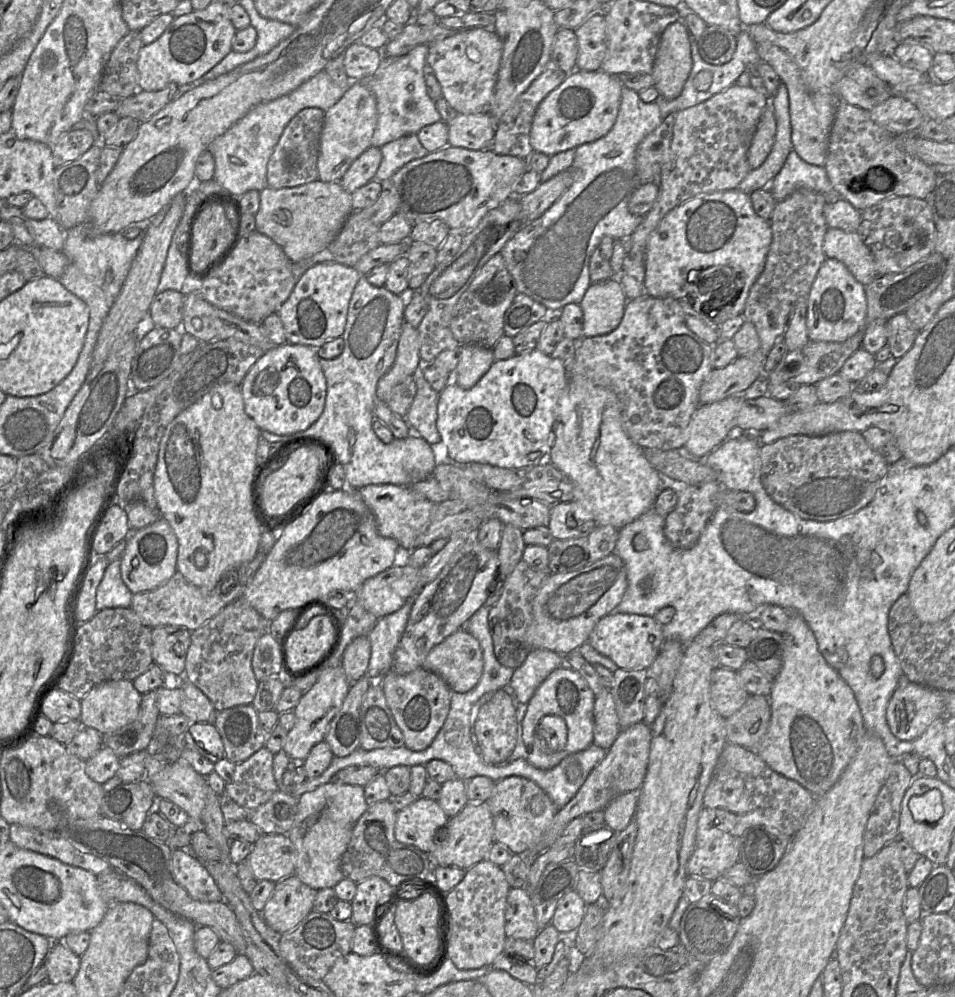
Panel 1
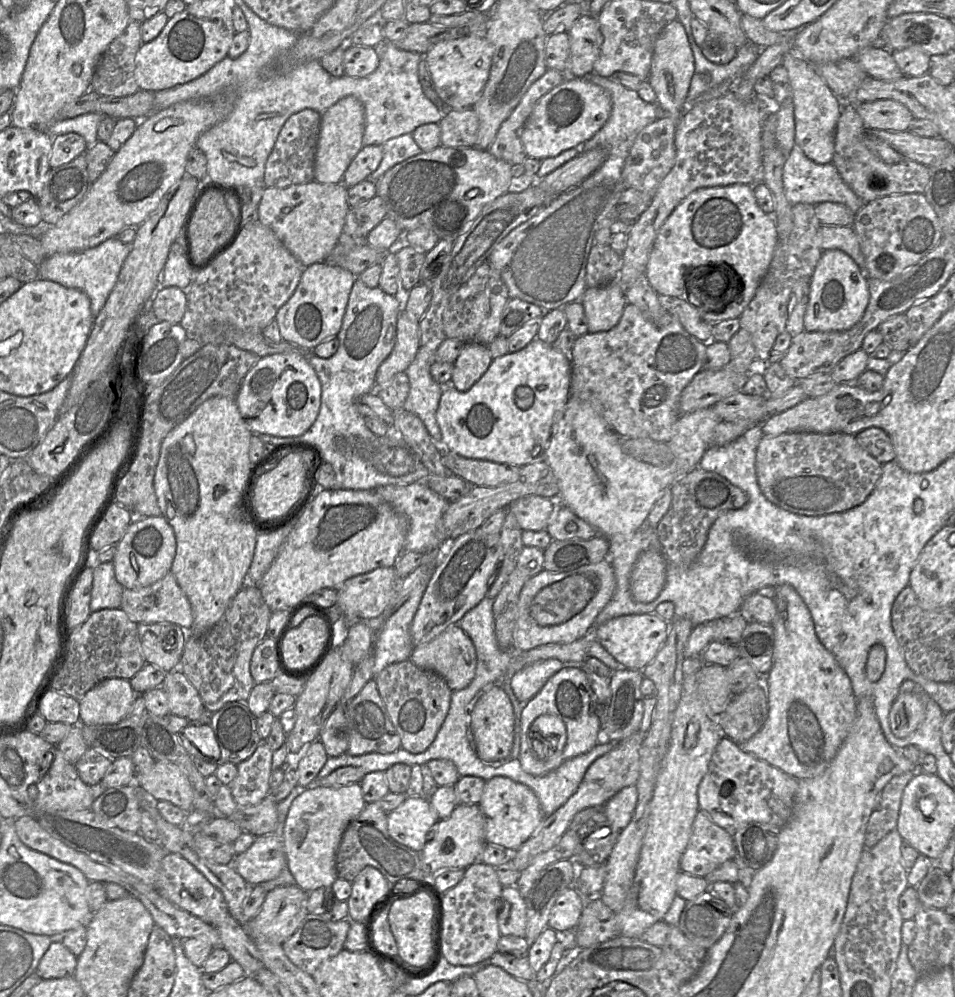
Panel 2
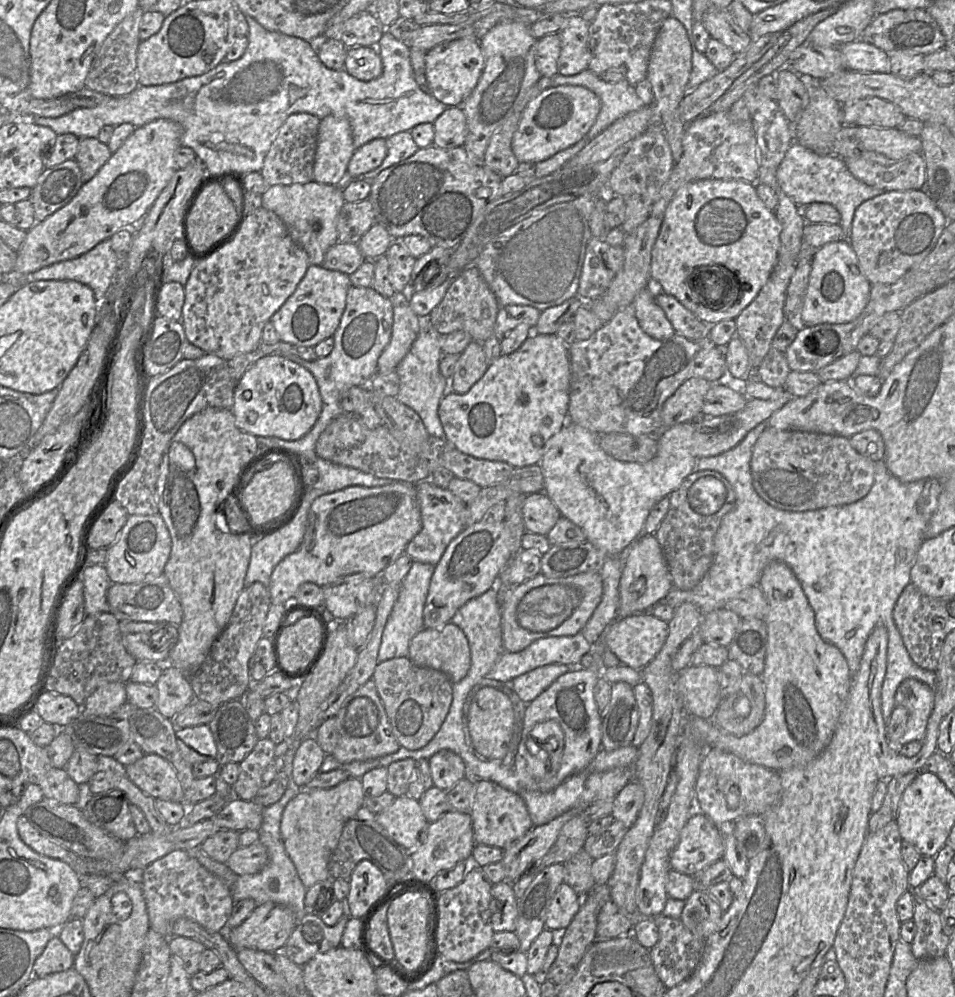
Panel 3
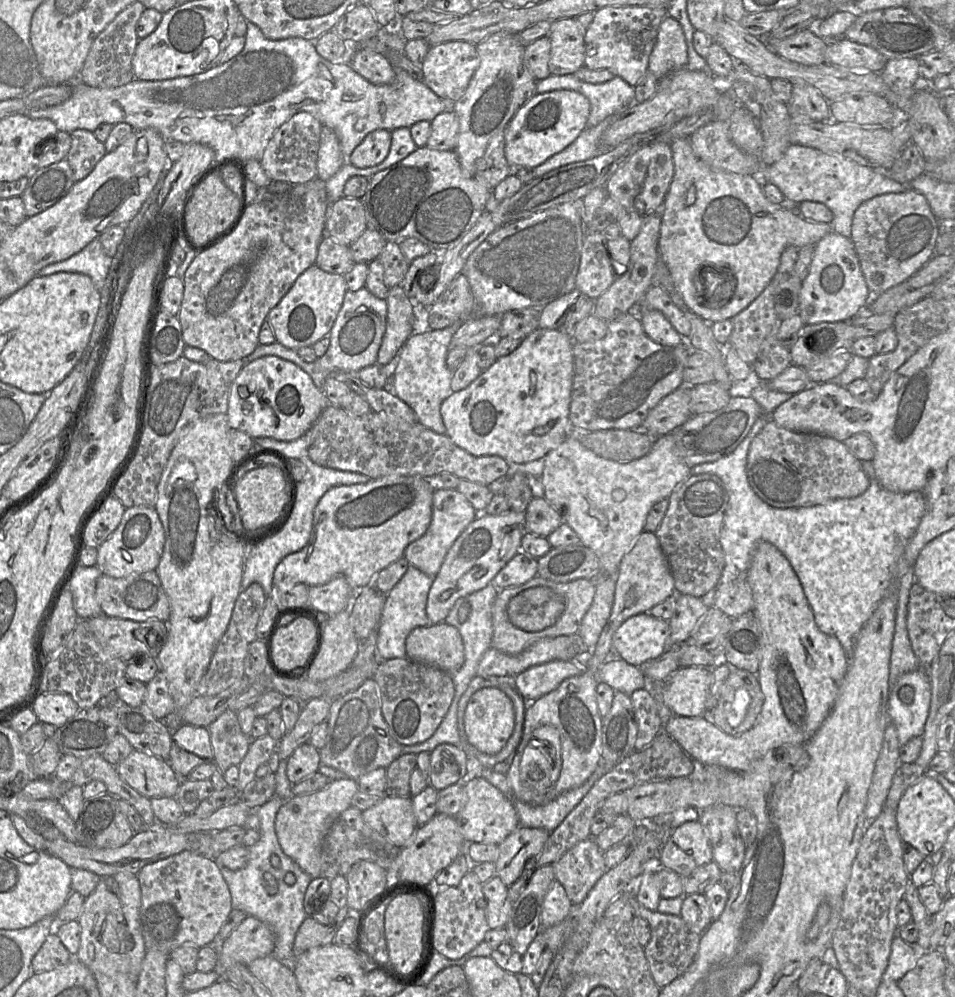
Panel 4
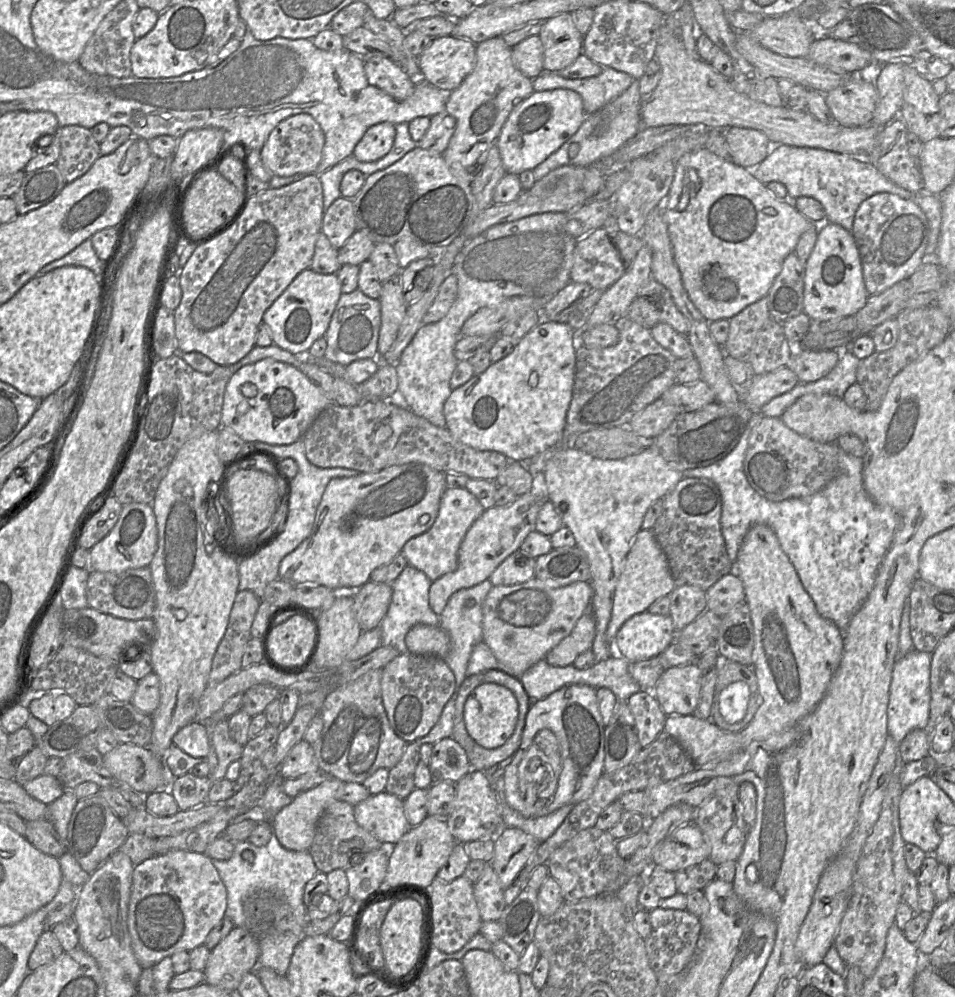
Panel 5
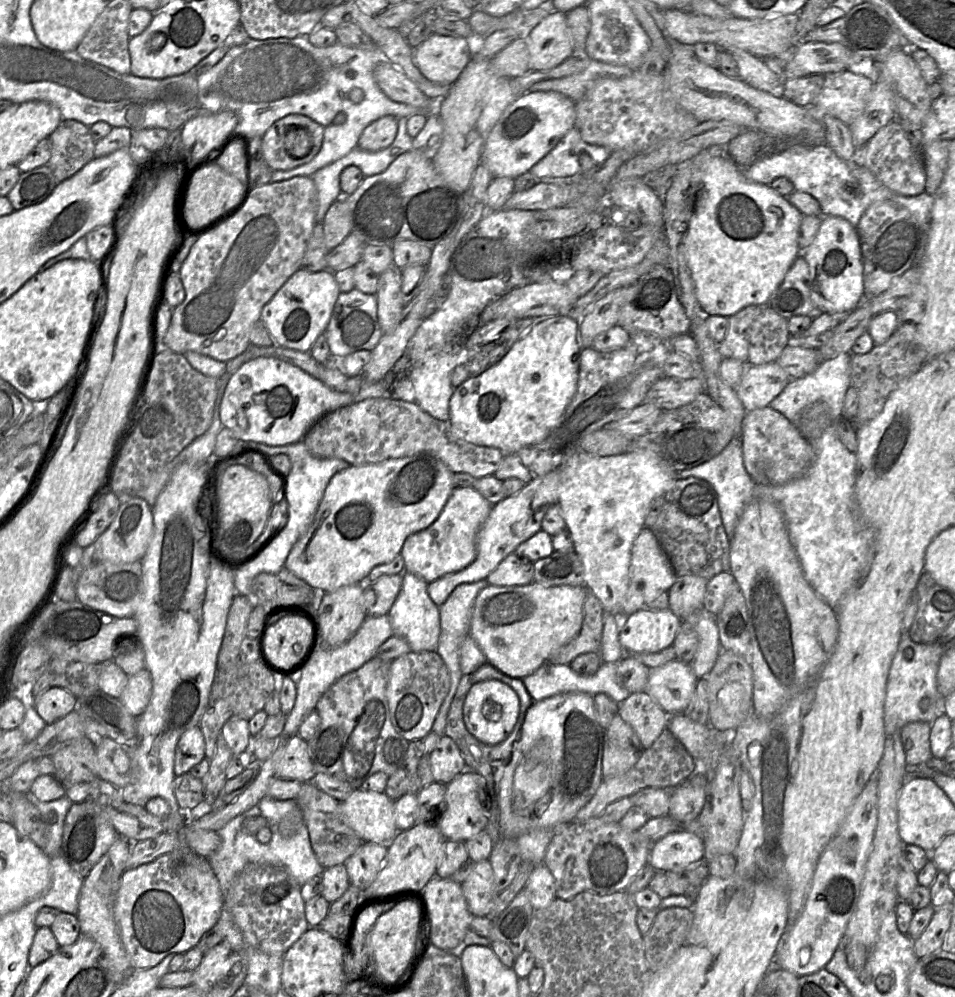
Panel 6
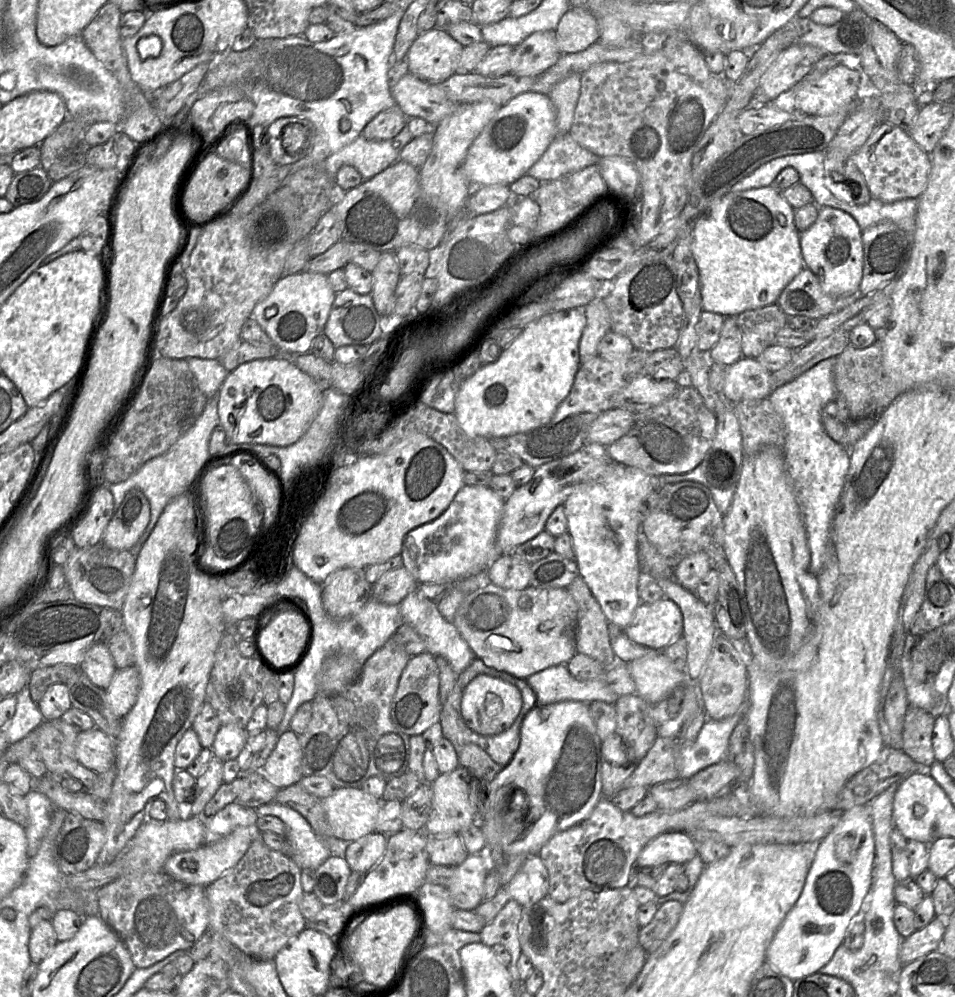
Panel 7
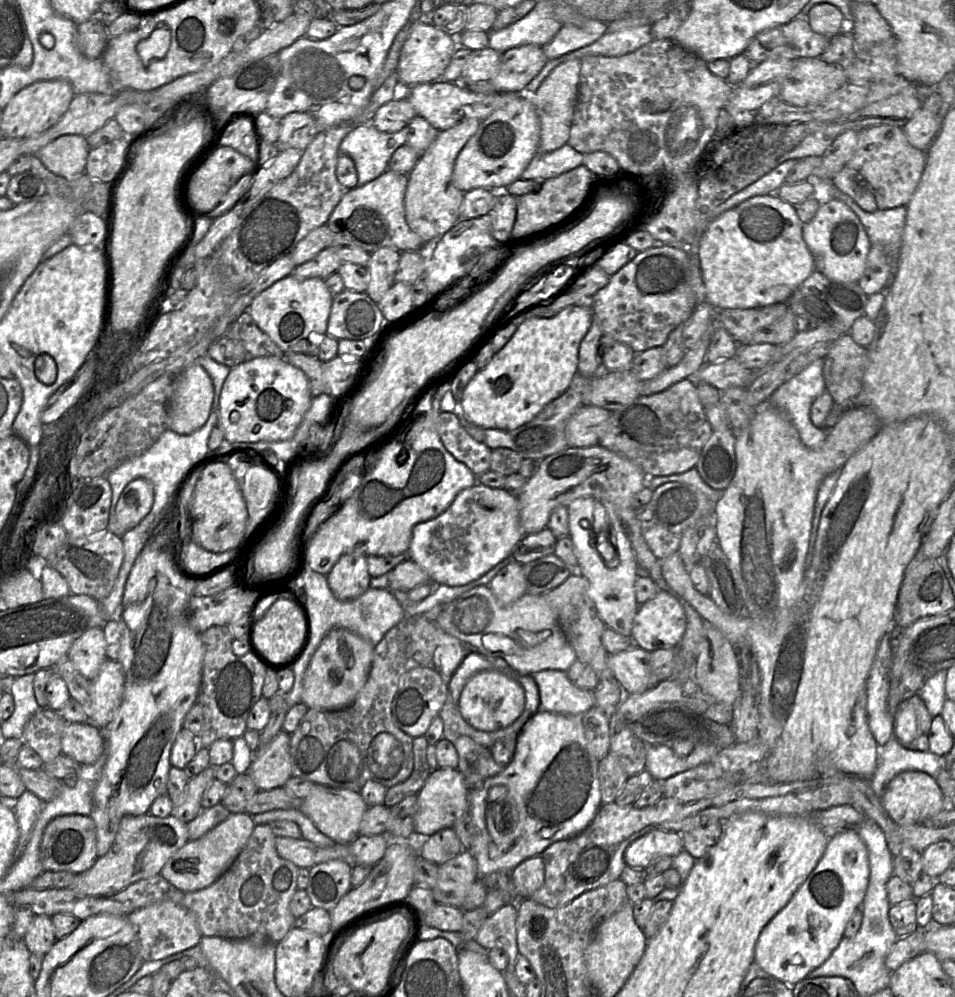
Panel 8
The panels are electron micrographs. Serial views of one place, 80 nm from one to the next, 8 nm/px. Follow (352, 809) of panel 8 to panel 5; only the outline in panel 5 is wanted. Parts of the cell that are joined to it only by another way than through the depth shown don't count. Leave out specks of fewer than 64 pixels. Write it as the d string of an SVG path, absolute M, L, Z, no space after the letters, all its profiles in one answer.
M386 791L354 805L354 816L384 846L393 846L411 828L404 812L404 799Z

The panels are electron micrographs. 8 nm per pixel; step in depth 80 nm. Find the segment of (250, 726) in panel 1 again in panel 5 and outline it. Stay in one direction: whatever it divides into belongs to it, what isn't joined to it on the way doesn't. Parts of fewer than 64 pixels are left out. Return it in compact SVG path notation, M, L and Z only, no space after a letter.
M228 720L219 721L212 727L211 742L215 748L218 761L215 771L209 775L214 783L225 777L232 762L241 759L244 746L230 737Z

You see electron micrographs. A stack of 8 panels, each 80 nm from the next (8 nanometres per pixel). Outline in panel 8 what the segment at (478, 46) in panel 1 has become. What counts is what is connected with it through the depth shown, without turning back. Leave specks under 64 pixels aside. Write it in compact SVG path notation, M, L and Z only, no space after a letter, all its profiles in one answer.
M414 21L400 52L396 69L398 80L407 87L411 87L441 79L457 47L458 44L454 37L436 28L433 24Z

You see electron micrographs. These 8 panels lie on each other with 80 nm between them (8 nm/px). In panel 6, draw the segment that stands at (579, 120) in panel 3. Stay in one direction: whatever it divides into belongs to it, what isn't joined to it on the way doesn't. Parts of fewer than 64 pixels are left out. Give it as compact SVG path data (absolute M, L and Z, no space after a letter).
M526 92L512 102L490 131L481 163L493 178L512 179L528 172L575 127L576 103L559 92Z

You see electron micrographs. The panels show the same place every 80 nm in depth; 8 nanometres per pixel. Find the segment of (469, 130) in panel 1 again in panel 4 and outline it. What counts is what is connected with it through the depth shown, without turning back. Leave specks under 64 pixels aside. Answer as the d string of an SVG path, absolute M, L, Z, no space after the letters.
M452 110L443 112L431 121L431 131L425 147L438 151L454 151L458 133L457 115Z

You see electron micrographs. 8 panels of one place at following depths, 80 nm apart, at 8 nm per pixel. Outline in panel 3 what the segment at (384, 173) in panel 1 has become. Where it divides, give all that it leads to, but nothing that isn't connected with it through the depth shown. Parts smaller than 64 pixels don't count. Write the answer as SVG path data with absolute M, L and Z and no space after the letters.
M410 131L400 132L386 139L386 147L387 154L380 166L366 174L361 175L356 179L352 179L351 177L349 177L346 172L345 177L339 184L335 185L335 187L338 187L343 191L344 188L349 184L349 182L353 180L363 180L371 186L374 179L382 171L400 163L401 161L408 159L419 149L413 141Z

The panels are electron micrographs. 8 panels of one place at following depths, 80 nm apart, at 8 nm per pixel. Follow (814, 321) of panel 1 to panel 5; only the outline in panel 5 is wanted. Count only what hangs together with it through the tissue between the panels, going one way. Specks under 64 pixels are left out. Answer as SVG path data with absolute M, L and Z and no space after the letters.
M823 223L806 265L803 312L812 321L854 316L869 298L862 274L860 254L851 232L838 224Z

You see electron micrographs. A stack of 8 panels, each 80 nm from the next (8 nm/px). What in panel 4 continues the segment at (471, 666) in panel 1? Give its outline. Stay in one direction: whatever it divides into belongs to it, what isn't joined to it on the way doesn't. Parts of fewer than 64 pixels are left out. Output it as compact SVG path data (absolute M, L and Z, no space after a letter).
M444 622L414 629L406 639L408 659L437 667L448 674L456 673L465 660L462 637L457 628Z

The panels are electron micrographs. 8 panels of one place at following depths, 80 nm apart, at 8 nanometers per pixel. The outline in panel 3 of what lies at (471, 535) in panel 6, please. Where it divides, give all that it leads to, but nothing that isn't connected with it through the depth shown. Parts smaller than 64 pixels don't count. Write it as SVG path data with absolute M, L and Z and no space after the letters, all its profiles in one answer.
M429 480L415 484L422 519L421 531L407 544L405 554L415 562L436 566L450 542L467 526L466 504L447 488L434 485Z

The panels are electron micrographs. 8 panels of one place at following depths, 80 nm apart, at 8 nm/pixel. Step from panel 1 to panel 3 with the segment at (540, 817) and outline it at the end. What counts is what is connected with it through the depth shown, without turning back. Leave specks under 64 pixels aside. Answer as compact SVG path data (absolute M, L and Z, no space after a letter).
M475 780L474 796L469 814L475 844L505 849L528 833L534 826L523 799L490 780Z

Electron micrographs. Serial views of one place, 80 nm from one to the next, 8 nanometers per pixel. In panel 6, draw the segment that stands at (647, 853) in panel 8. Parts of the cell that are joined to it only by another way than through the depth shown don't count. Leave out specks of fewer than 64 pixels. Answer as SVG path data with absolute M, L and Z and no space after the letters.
M680 829L668 833L651 846L647 864L656 871L676 871L701 861L704 855L702 837Z

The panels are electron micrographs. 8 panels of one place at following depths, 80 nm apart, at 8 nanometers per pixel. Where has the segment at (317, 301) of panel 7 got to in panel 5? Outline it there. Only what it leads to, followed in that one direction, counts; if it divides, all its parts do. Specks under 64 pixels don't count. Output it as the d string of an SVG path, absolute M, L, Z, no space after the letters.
M310 268L299 273L263 315L273 343L294 355L307 355L313 342L324 336L341 294L336 274L320 274Z

